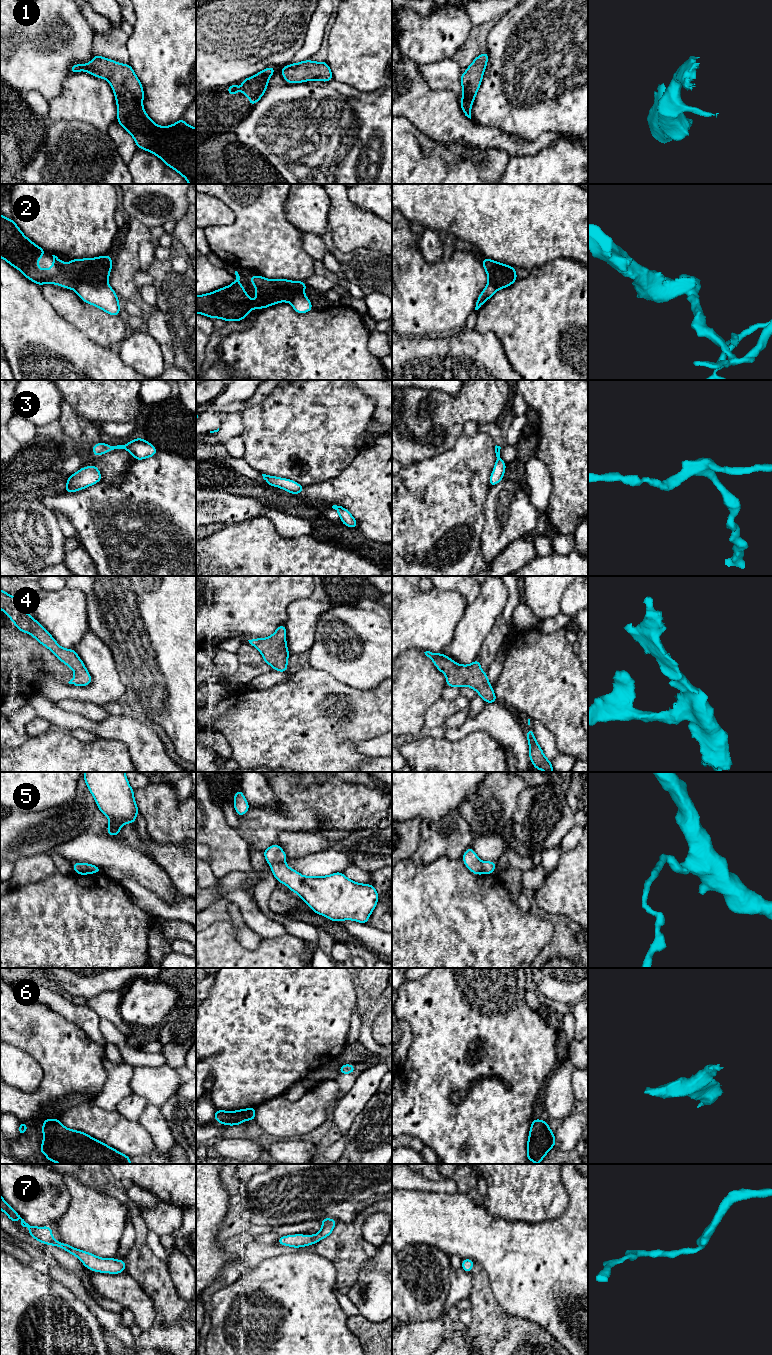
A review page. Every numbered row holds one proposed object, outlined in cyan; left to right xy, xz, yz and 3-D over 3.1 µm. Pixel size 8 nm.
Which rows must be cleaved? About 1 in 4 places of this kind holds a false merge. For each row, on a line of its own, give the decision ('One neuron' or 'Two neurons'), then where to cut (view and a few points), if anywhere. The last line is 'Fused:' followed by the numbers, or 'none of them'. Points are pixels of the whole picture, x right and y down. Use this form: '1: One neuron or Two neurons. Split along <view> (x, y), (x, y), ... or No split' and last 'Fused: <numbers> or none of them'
1: One neuron. No split
2: Two neurons. Split along xy (107, 282), (101, 284), (80, 283), (74, 289)
3: One neuron. No split
4: One neuron. No split
5: One neuron. No split
6: One neuron. No split
7: One neuron. No split
Fused: 2

